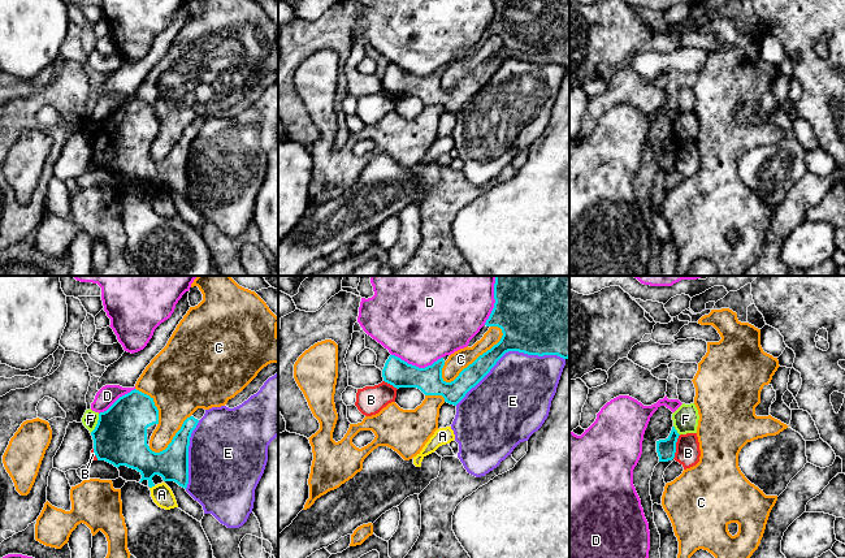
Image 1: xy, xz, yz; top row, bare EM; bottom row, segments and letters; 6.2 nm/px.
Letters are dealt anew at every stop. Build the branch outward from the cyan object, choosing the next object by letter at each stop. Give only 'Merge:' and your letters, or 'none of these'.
Merge: none of these

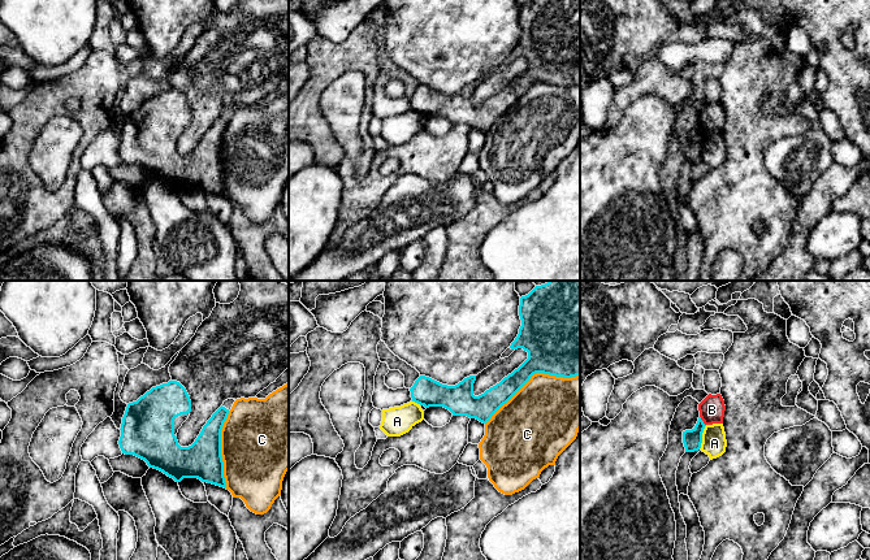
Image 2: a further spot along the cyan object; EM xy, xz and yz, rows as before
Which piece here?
Merge: none of these

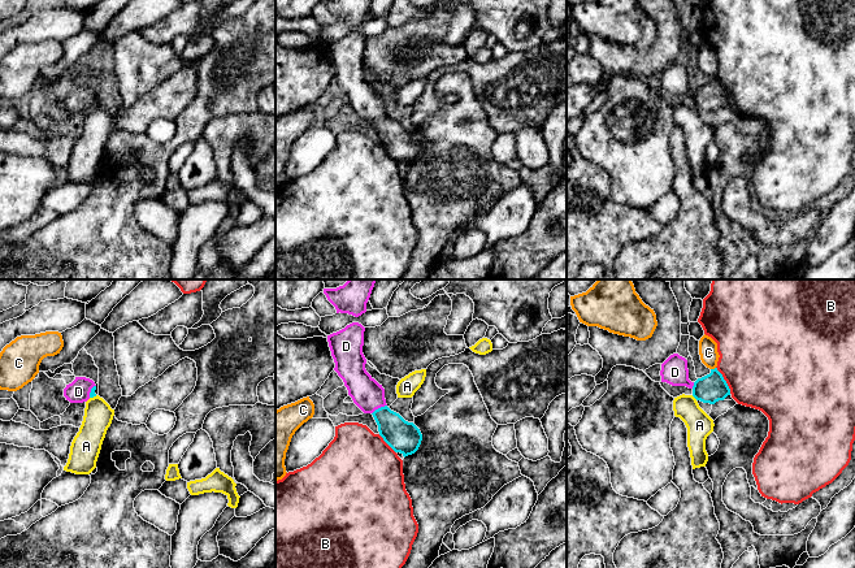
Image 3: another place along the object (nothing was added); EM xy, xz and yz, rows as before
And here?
Merge: D

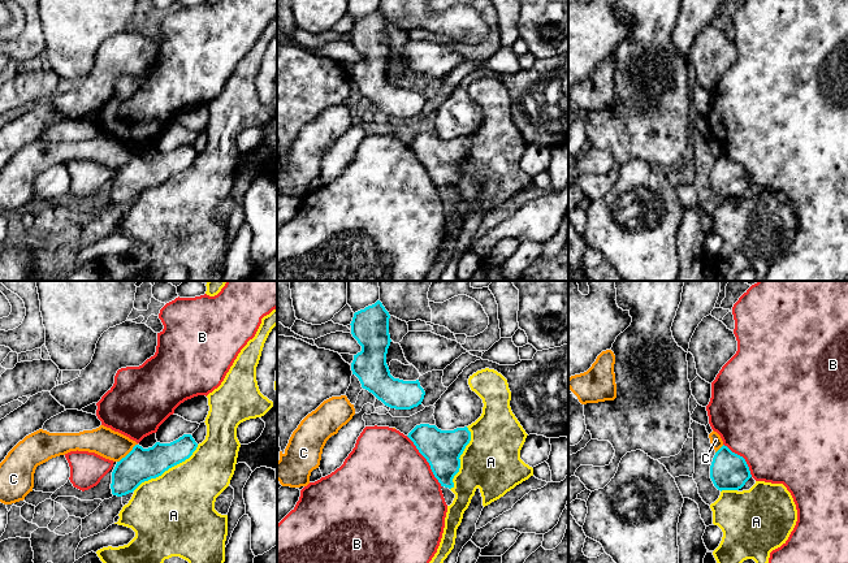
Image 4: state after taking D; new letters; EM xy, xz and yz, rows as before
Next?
Merge: none of these

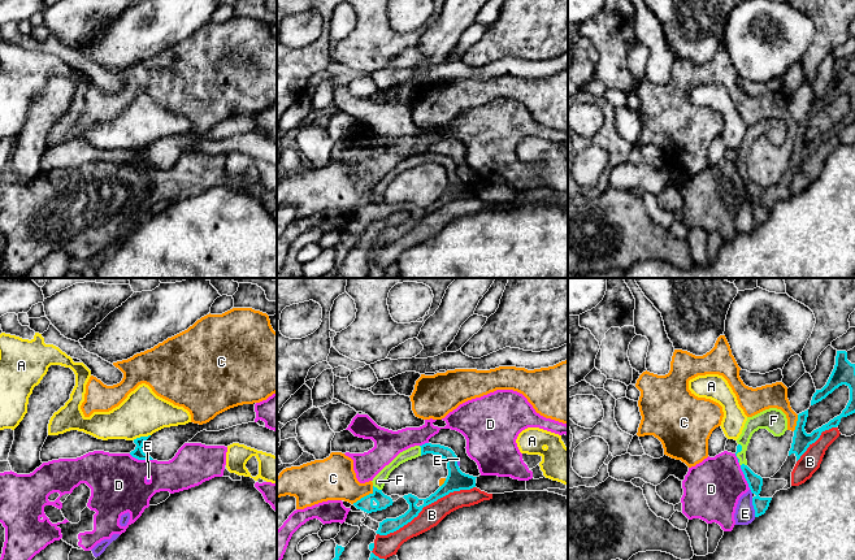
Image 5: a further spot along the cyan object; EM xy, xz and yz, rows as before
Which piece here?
Merge: F

